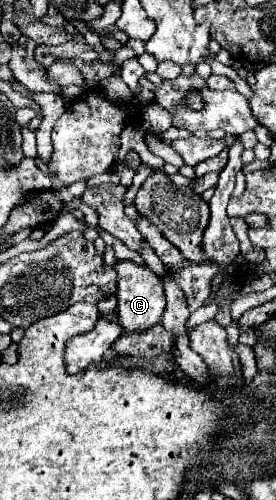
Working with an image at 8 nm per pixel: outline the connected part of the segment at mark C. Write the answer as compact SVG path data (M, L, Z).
M117 261L117 311L119 311L119 325L125 333L147 331L149 327L161 323L161 315L165 311L165 293L161 287L161 279L149 269L139 267L133 261Z

